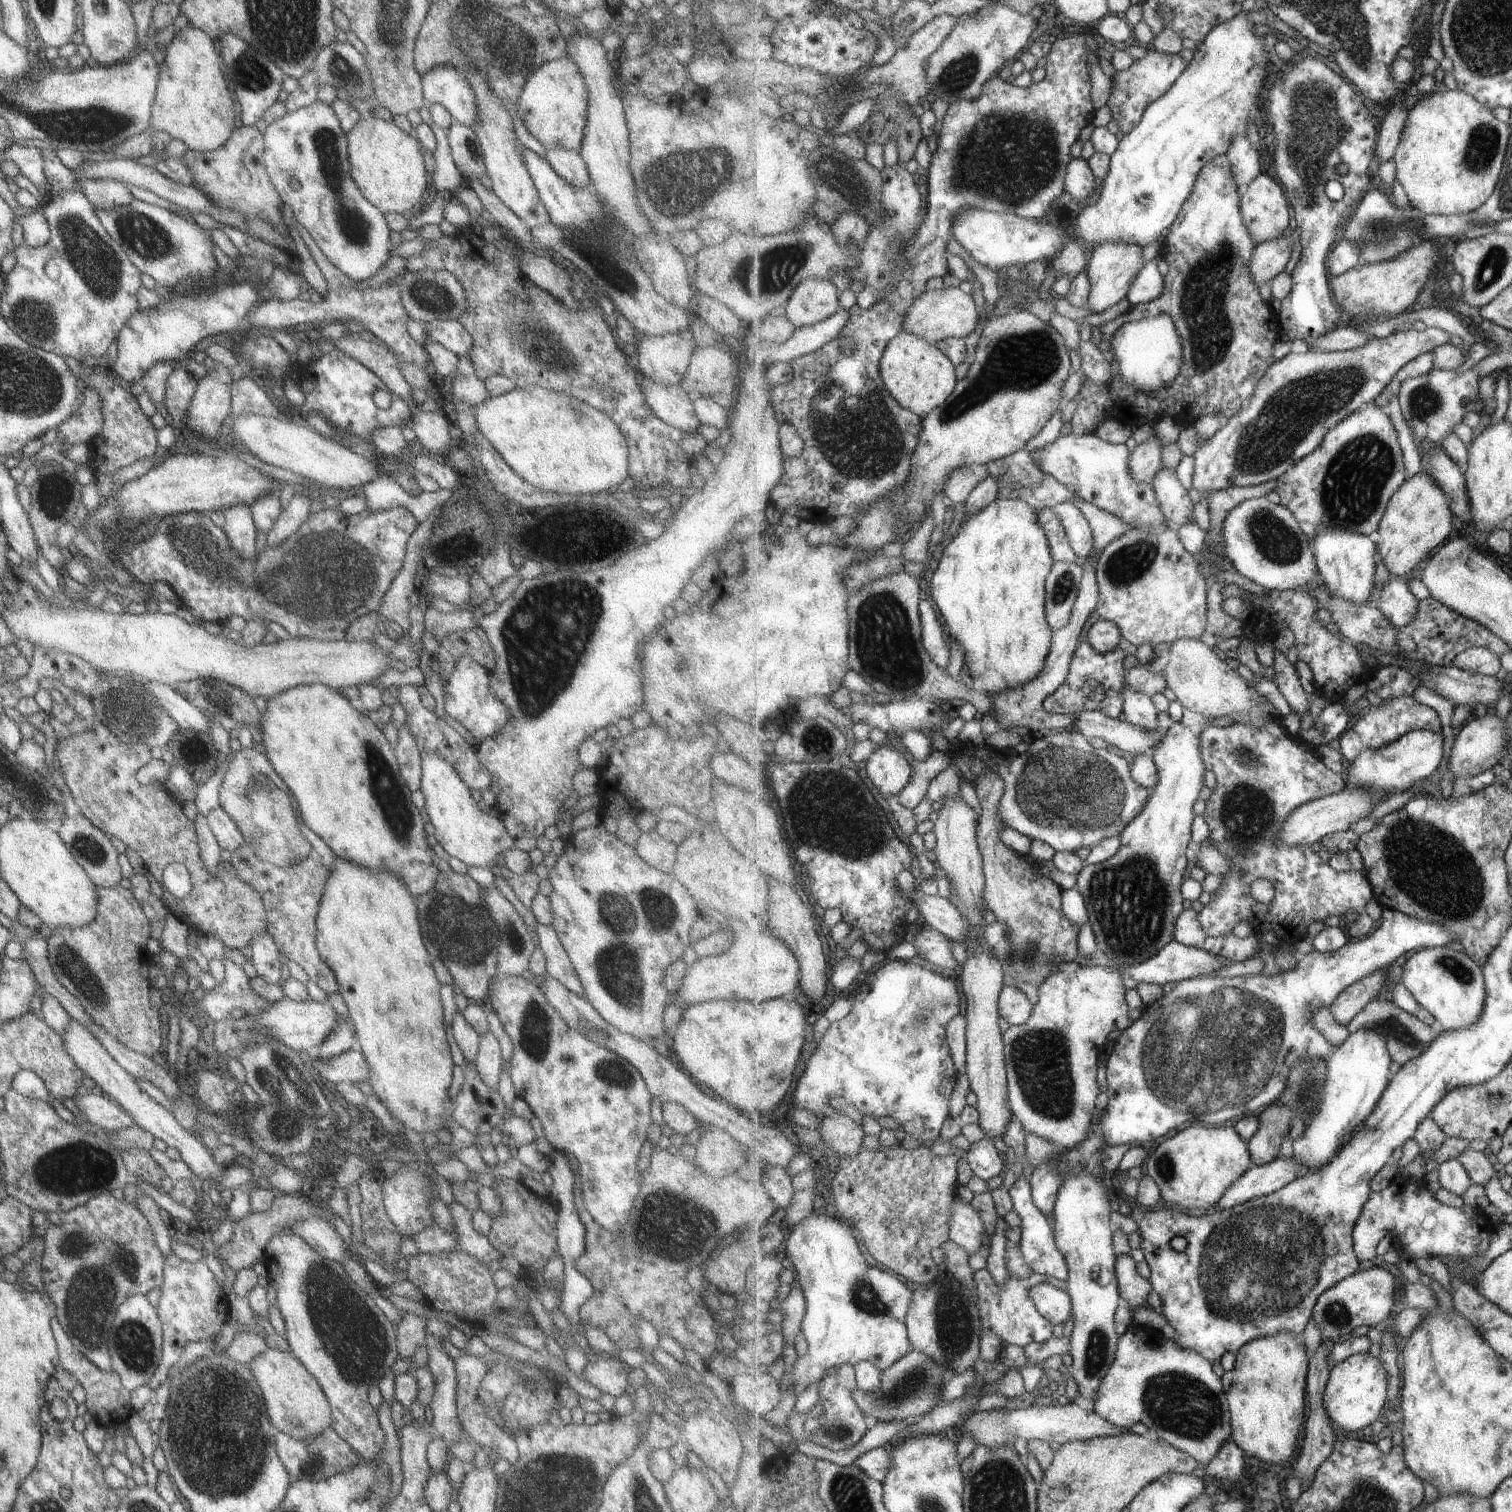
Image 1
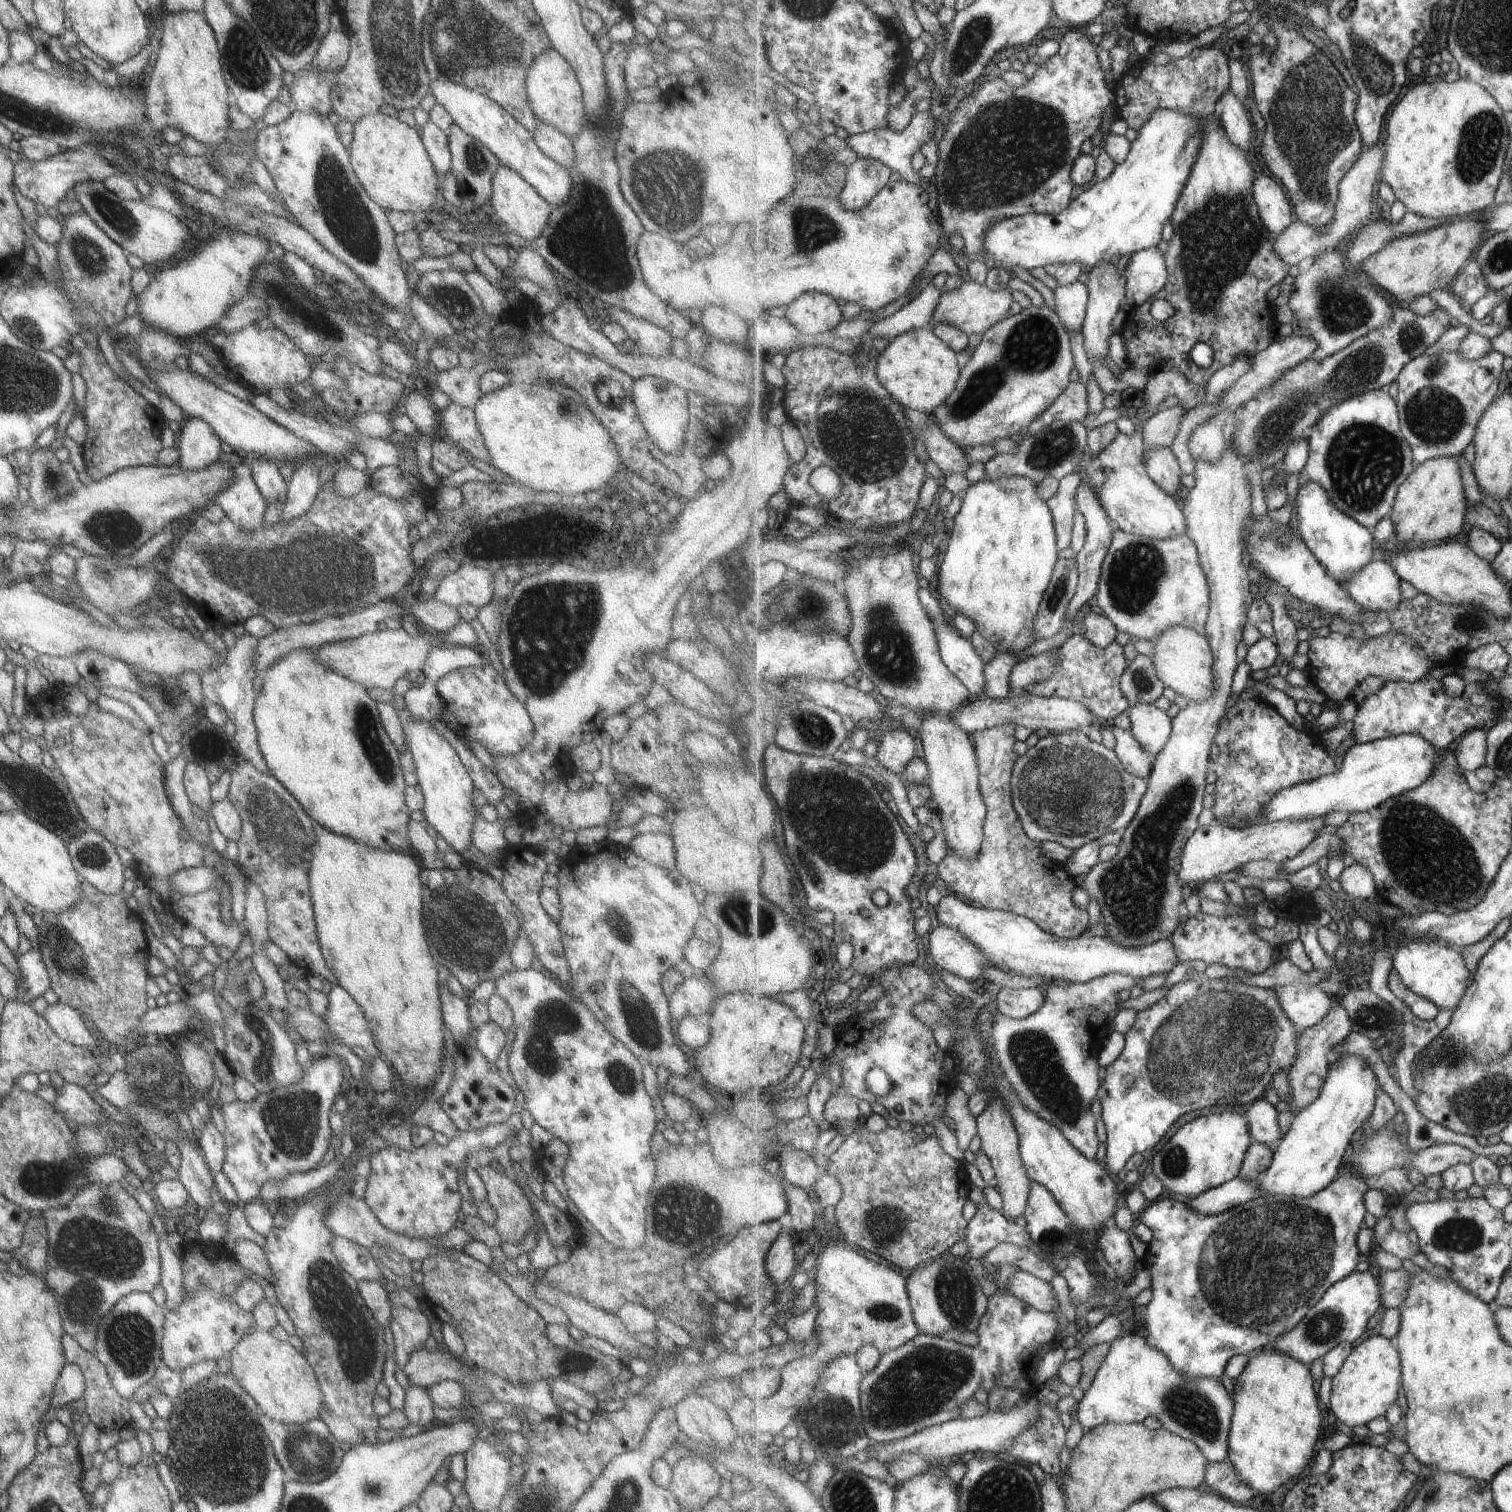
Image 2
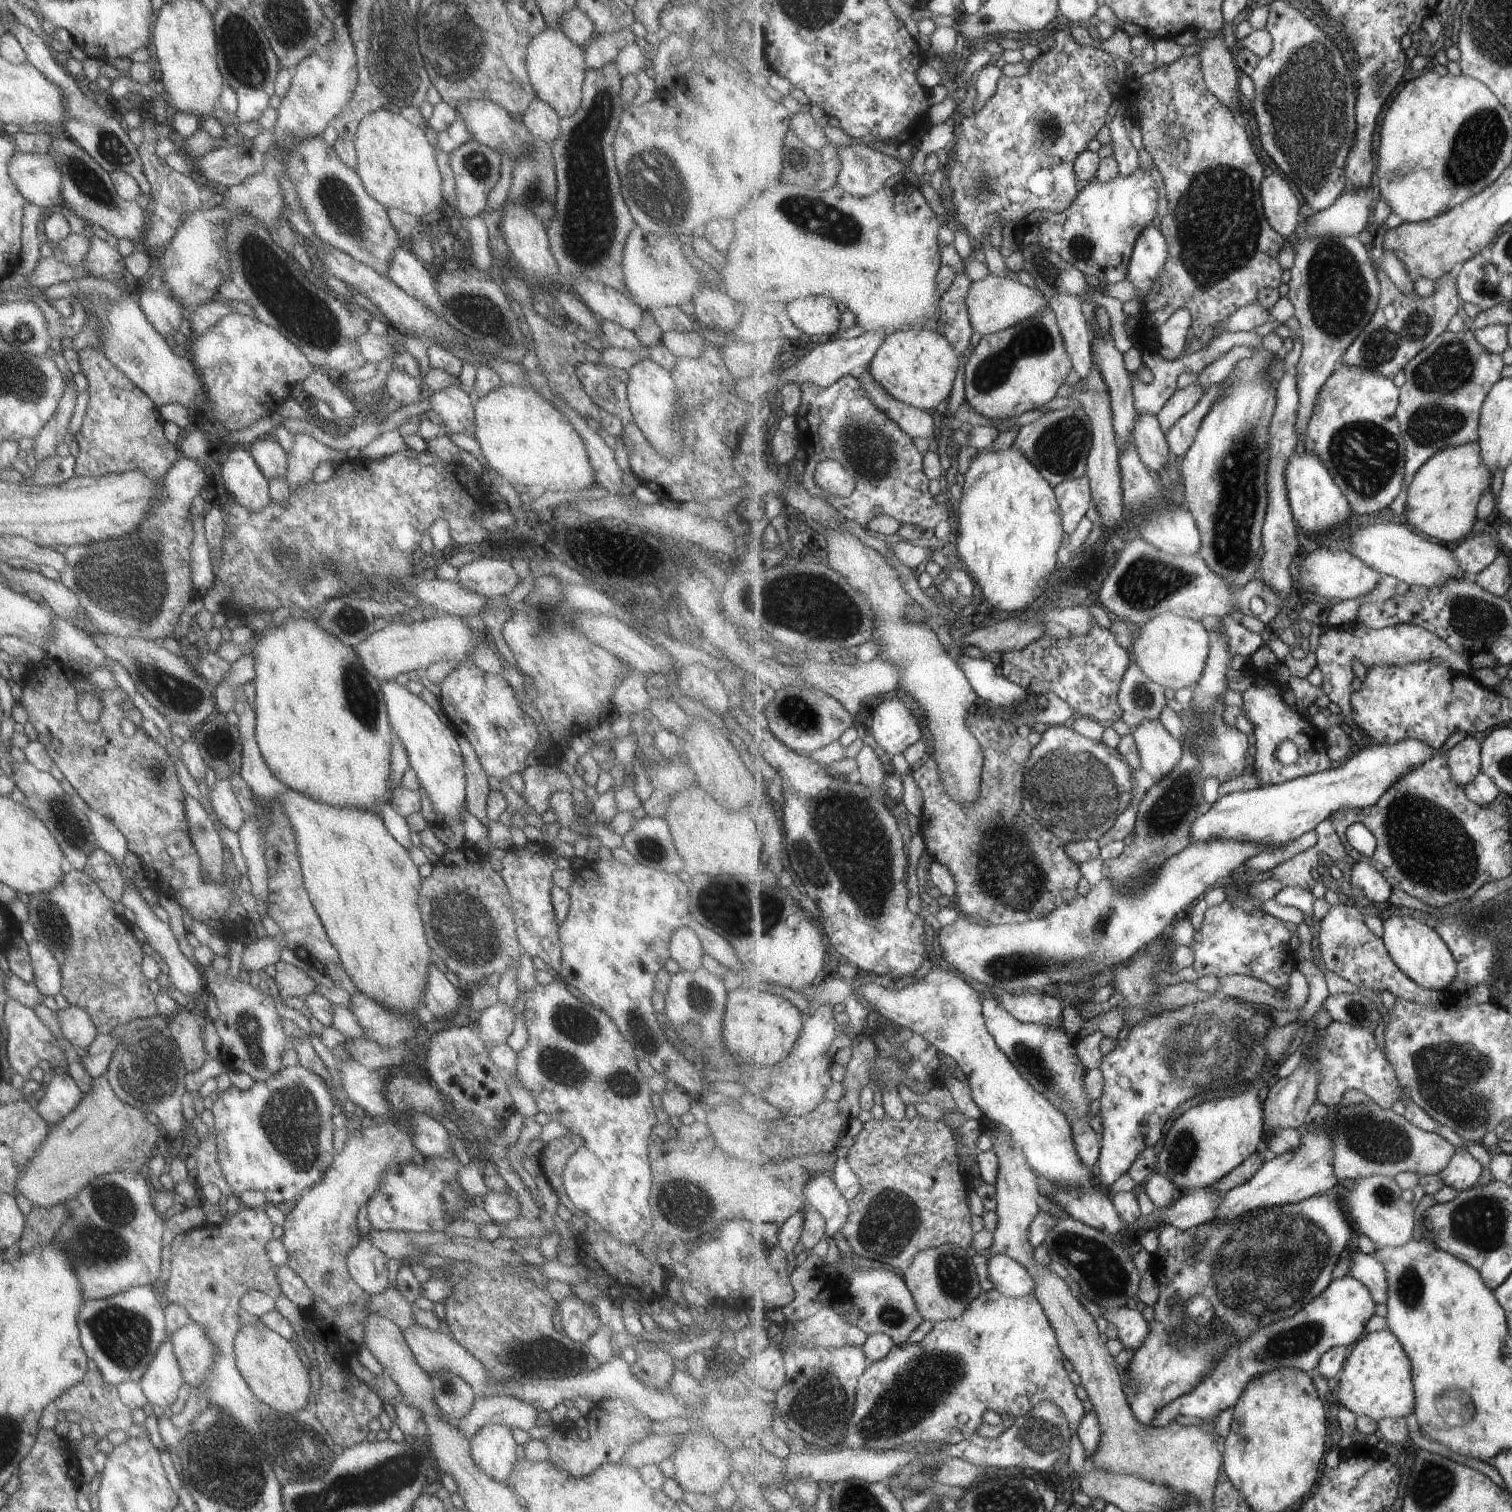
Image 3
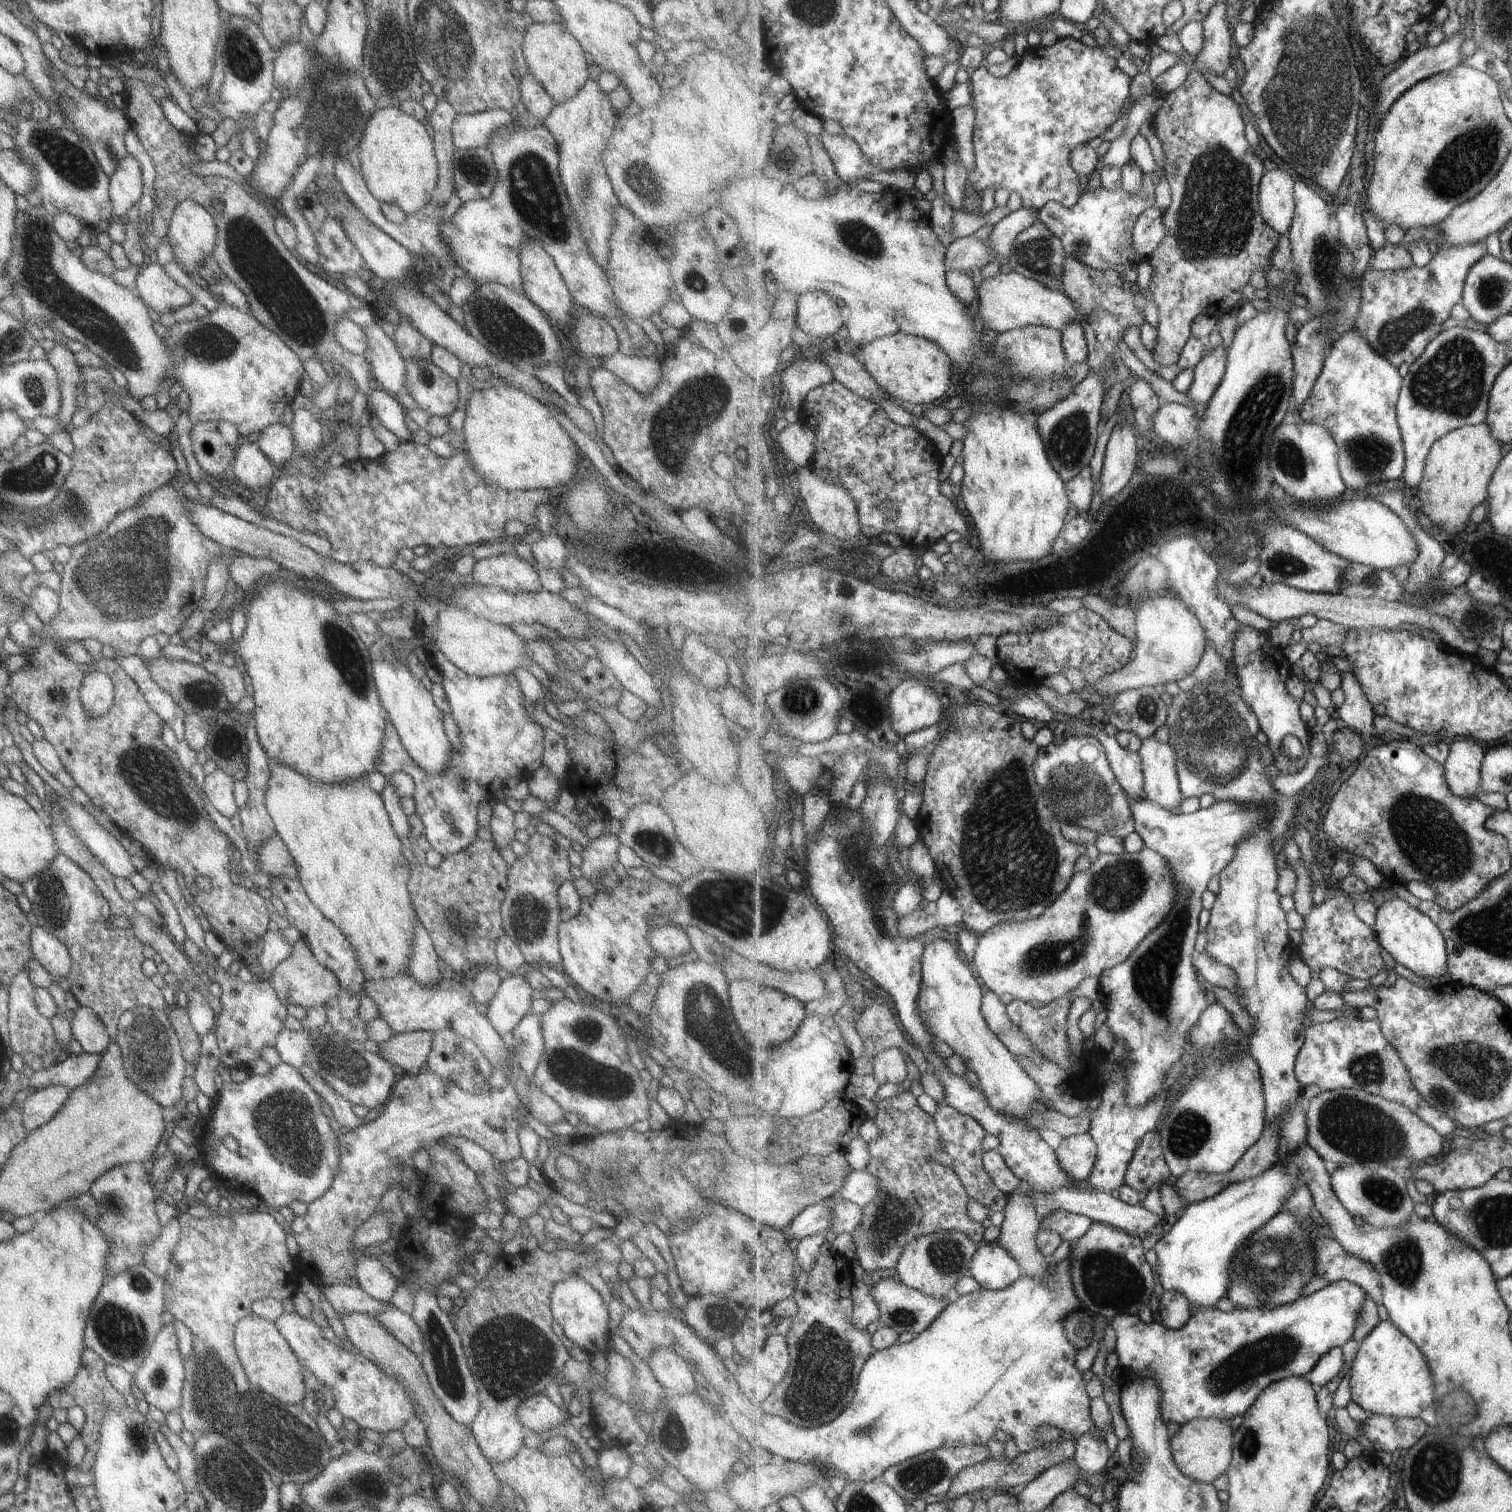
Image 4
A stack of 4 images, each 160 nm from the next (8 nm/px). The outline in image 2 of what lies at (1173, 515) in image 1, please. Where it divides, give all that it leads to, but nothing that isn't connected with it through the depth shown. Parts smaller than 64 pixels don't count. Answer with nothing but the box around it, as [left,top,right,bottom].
[1146,447,1187,501]

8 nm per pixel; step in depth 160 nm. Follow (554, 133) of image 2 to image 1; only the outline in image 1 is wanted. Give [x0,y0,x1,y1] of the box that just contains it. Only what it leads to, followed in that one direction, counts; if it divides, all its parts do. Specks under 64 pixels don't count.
[544,147,590,188]

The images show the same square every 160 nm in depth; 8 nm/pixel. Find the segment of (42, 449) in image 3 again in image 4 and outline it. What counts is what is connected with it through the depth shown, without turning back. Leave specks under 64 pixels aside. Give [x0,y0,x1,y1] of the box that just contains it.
[46,338,80,430]

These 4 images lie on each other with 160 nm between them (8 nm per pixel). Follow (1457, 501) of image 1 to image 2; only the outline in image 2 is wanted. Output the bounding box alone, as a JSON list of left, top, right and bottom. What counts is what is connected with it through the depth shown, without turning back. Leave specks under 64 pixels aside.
[1466,497,1511,541]

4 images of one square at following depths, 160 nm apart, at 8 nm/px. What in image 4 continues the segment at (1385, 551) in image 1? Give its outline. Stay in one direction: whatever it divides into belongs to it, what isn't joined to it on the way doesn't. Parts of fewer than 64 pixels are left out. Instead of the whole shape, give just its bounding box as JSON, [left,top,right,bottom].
[1416,422,1505,534]

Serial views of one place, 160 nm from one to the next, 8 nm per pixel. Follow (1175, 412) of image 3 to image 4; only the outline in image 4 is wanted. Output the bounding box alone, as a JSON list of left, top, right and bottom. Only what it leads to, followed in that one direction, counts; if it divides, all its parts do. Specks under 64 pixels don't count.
[1186,346,1228,409]

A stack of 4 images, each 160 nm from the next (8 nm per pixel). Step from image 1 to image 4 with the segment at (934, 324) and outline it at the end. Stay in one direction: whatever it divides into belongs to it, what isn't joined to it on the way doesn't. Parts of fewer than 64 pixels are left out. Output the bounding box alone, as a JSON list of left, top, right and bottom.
[978,270,1078,333]

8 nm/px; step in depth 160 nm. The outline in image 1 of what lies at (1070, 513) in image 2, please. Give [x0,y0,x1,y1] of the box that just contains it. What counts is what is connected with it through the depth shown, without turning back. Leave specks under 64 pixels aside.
[1040,509,1077,563]

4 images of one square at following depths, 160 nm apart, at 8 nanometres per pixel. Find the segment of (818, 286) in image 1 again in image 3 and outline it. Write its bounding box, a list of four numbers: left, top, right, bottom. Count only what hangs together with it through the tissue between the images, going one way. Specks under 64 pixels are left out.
[785,295,844,338]

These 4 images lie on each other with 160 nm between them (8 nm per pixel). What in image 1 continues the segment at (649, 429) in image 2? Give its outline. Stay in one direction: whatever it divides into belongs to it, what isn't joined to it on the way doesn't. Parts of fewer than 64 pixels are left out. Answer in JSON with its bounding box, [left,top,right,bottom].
[639,376,700,434]

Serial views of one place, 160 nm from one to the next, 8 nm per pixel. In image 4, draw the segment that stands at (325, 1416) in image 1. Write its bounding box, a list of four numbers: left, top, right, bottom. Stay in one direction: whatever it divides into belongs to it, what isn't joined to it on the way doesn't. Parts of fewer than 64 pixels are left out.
[233,1314,305,1405]

